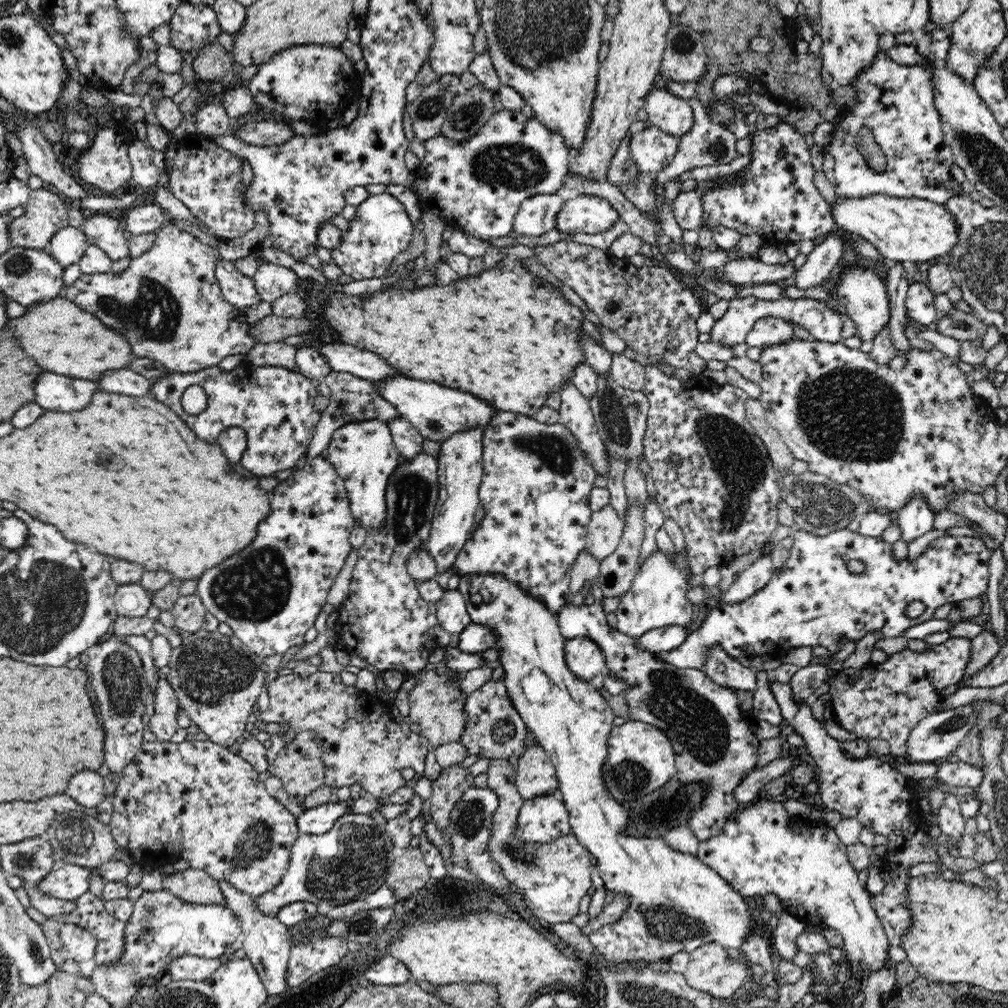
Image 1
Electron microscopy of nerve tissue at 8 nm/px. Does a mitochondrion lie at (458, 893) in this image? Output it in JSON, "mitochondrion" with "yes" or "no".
{"mitochondrion":"yes"}

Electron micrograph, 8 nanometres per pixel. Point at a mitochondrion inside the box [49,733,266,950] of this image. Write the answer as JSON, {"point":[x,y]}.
{"point":[73,836]}

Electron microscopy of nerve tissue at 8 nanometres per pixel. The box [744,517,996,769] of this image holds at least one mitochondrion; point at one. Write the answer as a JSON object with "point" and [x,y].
{"point":[956,723]}

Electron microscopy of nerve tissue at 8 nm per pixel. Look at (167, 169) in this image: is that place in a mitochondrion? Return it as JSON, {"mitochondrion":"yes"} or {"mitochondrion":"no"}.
{"mitochondrion":"no"}

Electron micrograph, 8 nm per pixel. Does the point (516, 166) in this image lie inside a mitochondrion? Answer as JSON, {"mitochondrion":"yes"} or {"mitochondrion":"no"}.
{"mitochondrion":"yes"}

